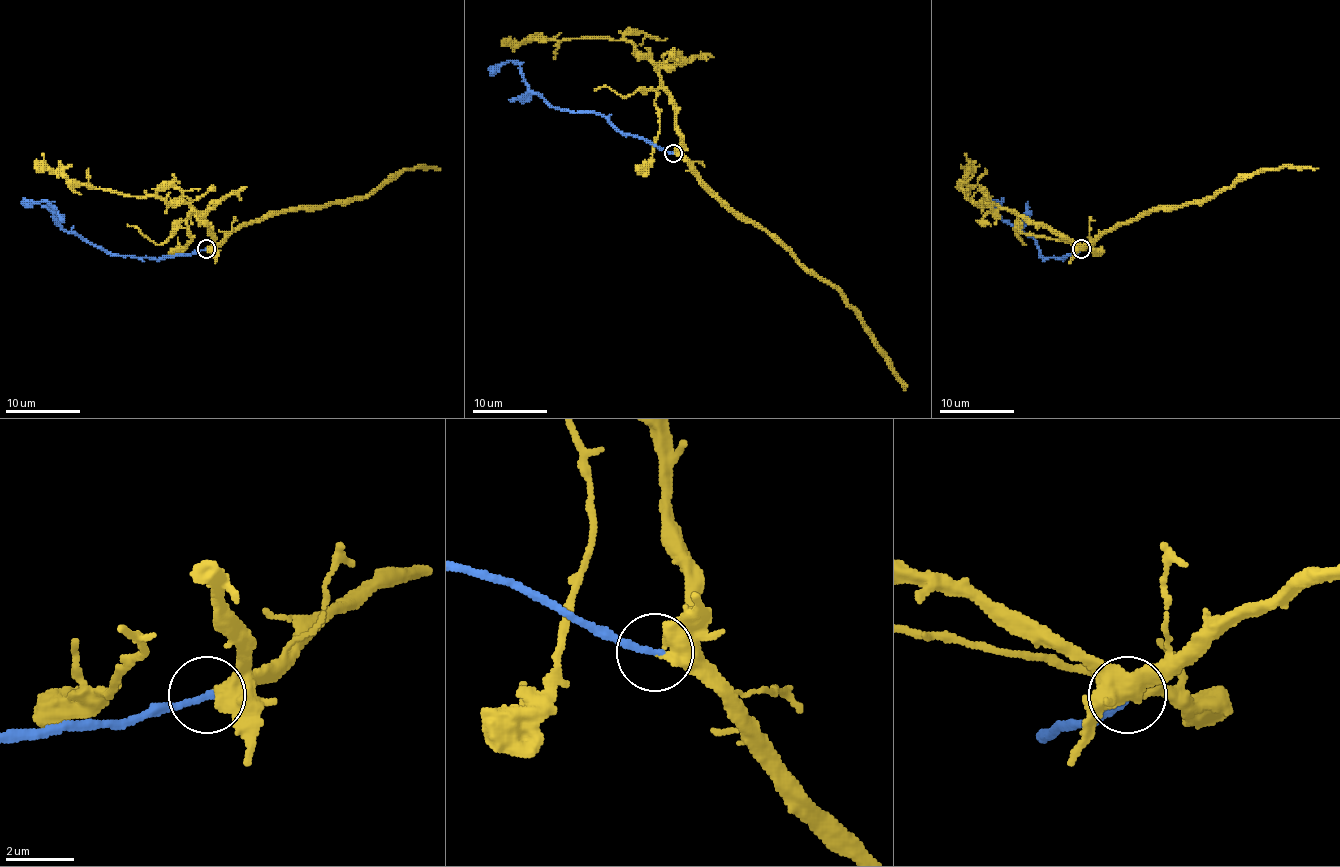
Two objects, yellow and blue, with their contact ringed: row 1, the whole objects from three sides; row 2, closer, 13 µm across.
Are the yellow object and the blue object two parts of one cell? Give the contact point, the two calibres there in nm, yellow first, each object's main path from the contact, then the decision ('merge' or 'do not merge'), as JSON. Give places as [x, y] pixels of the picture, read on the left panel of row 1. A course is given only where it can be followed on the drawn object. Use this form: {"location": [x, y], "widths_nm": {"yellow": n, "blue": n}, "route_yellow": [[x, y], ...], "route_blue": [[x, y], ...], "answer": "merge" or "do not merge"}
{"location": [206, 249], "widths_nm": {"yellow": 460, "blue": 200}, "route_yellow": [[205, 248], [218, 246], [243, 226], [282, 211], [319, 209], [362, 200], [403, 170], [420, 166], [438, 168]], "route_blue": [[205, 248], [164, 259], [110, 256], [68, 233], [56, 222], [53, 209], [45, 202], [23, 198]], "answer": "merge"}

